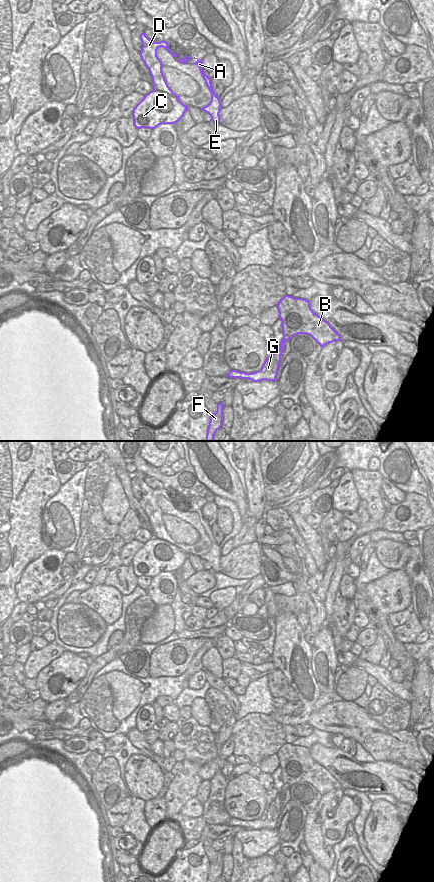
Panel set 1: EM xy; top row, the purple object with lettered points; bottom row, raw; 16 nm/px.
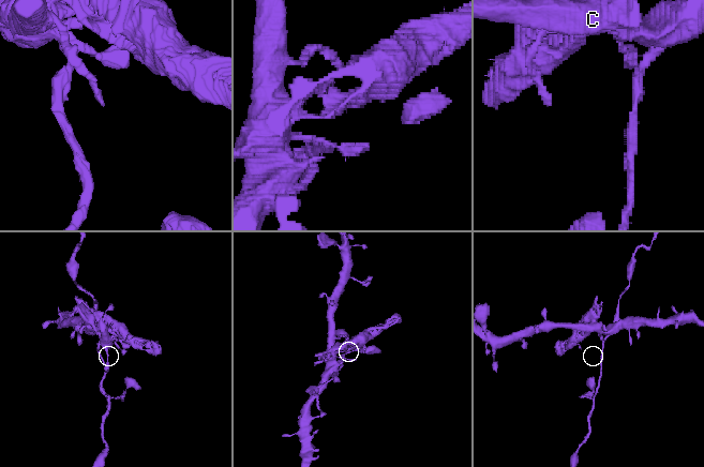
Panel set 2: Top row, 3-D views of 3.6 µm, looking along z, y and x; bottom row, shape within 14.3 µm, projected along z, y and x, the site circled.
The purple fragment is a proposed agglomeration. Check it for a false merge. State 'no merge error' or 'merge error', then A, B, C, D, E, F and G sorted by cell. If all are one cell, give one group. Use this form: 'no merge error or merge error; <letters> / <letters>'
merge error; A D E / B C F G

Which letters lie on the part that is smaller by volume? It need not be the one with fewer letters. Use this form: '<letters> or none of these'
A, D, E

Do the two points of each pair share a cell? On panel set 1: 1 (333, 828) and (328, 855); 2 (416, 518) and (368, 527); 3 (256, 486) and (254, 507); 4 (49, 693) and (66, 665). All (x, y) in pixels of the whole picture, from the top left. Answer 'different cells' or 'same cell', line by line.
1: different cells
2: same cell
3: same cell
4: same cell

